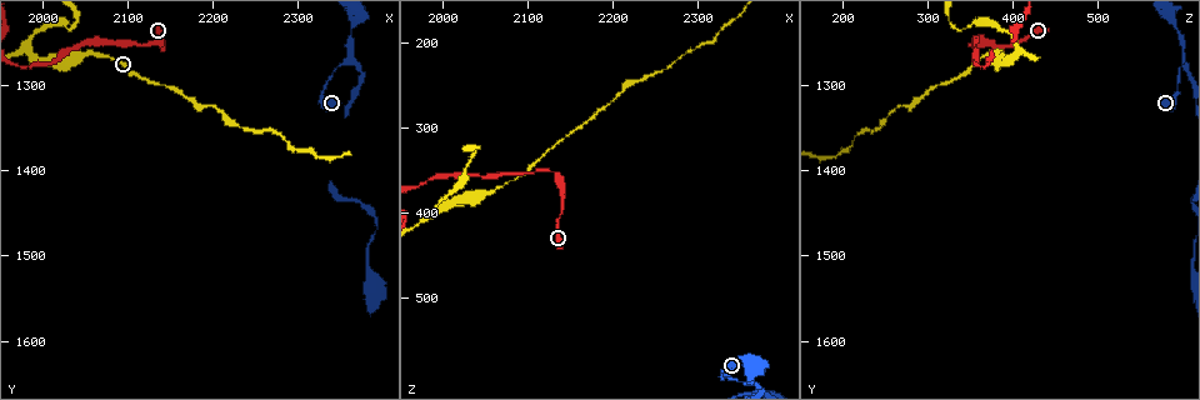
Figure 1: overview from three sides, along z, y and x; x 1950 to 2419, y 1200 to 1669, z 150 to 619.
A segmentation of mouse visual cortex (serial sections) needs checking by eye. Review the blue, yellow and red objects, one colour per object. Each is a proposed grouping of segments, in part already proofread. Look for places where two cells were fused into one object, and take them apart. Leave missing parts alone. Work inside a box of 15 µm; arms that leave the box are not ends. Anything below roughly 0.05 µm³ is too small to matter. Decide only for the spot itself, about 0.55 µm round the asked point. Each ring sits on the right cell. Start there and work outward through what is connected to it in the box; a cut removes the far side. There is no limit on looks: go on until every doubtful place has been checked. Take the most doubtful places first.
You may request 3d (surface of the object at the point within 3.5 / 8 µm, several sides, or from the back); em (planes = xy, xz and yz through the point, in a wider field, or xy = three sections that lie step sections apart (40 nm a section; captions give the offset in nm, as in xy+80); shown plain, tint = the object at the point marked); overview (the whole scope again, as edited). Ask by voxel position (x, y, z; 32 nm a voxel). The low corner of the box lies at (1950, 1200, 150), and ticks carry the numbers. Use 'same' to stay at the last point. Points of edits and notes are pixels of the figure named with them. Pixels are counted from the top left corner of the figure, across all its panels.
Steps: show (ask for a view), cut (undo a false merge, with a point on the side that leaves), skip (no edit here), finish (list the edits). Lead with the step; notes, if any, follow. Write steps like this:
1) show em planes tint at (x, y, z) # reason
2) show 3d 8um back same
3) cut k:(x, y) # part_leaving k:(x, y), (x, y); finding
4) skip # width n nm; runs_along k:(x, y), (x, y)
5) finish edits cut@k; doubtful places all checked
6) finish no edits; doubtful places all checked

show 3d 3.5um at (2355, 1270, 600) # arms part here

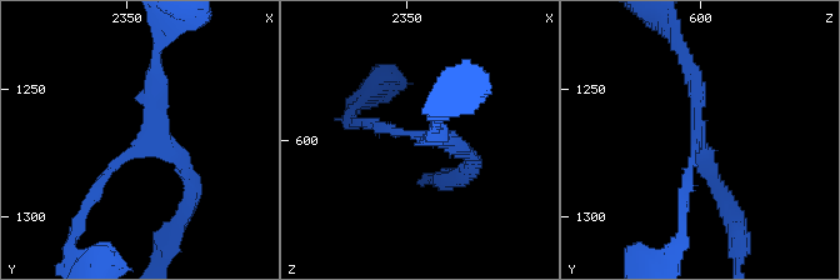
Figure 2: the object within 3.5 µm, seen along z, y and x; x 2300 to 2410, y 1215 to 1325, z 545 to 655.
show em planes tint at (2357, 1269, 600) # arms 3; arm_widths 150, 200, 200 nm

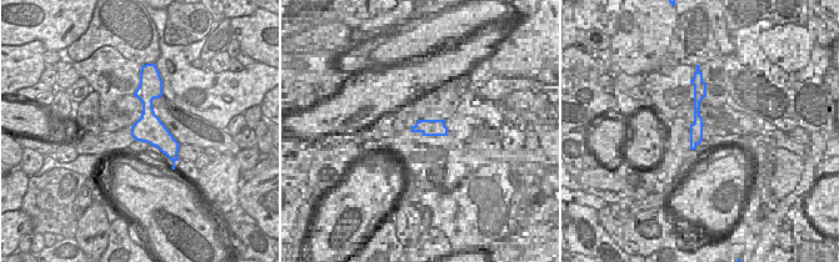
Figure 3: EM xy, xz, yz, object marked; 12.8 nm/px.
skip # runs_along 2:(88, 200), (153, 131), (156, 58); all the same cell

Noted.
show 3d 3.5um back at (2130, 1250, 350) # sharp bend

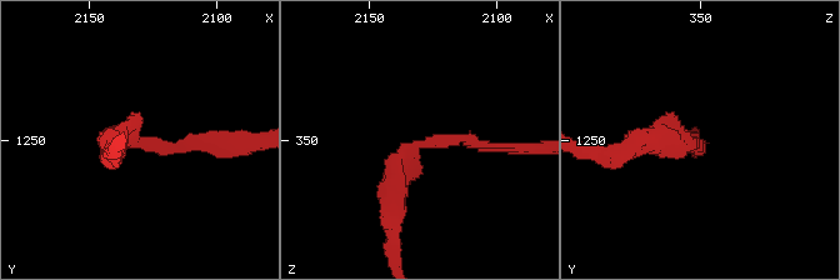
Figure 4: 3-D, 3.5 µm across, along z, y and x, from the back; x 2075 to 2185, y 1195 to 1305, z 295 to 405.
show em xy step 3 tint at (2128, 1252, 351) # arm_widths 150, 300 nm; shape alone is not enough

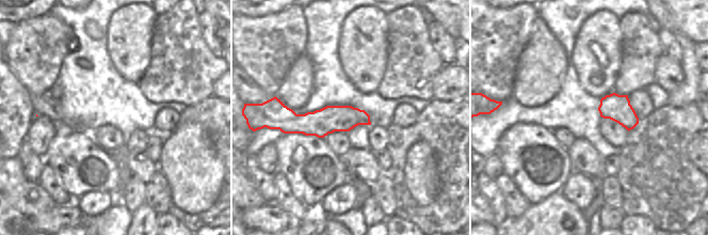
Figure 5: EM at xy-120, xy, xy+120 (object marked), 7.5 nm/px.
skip # runs_along 4:(395, 209), (418, 144), (503, 148); one cell here

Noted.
show 3d 3.5um at (1985, 1260, 405) # branch point

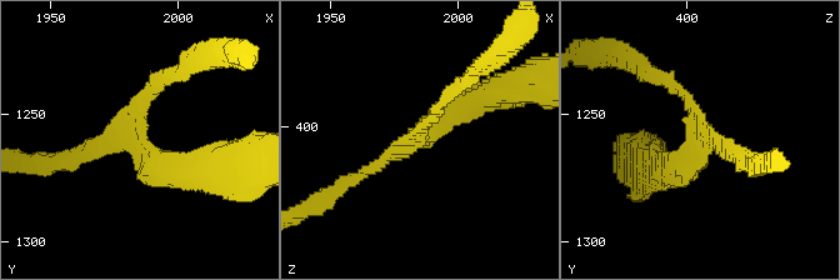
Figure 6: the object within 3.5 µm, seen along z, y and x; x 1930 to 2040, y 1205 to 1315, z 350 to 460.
show em xy step 5 tint at (1983, 1259, 406)

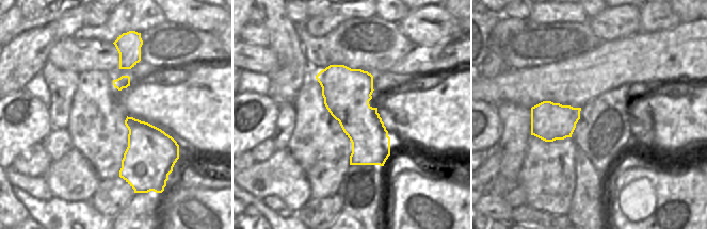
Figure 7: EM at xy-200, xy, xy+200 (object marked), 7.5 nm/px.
skip # arm_widths 150, 150, 300 nm; runs_along 6:(194, 169), (136, 138), (163, 80); one cell here

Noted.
finish no edits; doubtful places all checked

